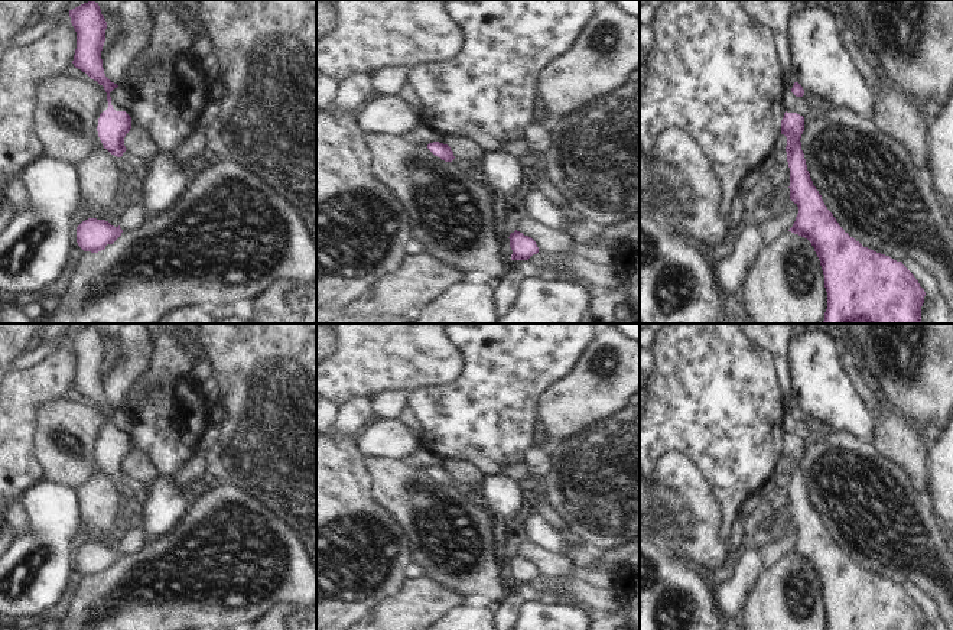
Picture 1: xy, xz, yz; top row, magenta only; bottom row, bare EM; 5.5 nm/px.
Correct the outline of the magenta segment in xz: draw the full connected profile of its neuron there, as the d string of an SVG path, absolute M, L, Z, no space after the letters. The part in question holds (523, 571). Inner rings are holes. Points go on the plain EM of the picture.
M517 553L508 562L513 574L511 584L528 584L533 578L539 577L536 565Z

